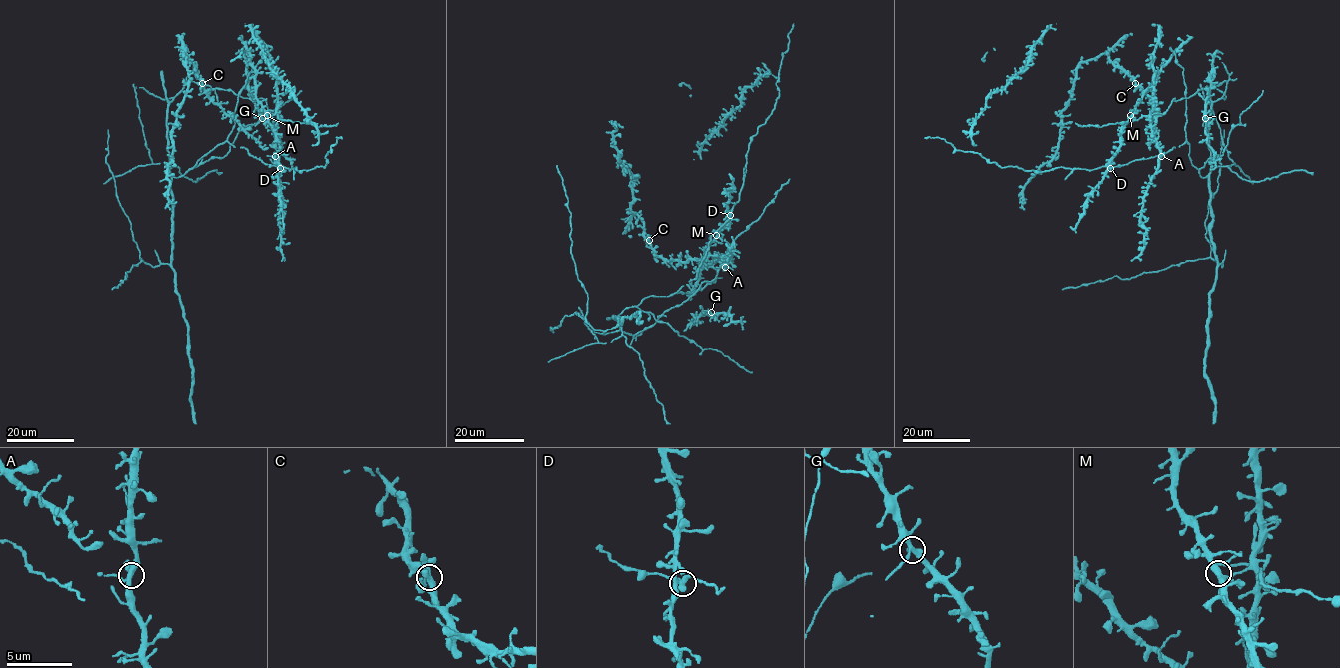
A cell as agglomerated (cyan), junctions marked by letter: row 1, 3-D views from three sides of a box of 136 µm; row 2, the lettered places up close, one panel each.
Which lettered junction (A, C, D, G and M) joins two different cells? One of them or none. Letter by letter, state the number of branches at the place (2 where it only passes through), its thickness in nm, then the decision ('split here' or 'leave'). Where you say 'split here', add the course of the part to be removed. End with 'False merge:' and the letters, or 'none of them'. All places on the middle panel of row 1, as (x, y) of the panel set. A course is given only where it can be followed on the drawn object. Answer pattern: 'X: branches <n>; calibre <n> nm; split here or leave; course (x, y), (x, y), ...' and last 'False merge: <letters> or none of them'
A: branches 4; calibre 400 nm; leave
C: branches 4; calibre 320 nm; leave
D: branches 4; calibre 320 nm; leave
G: branches 4; calibre 300 nm; leave
M: branches 4; calibre 400 nm; leave
False merge: none of them

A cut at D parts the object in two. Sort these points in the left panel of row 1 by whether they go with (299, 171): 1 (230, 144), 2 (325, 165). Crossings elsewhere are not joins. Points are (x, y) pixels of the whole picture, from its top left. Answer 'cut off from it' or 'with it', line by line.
1: cut off from it
2: with it

